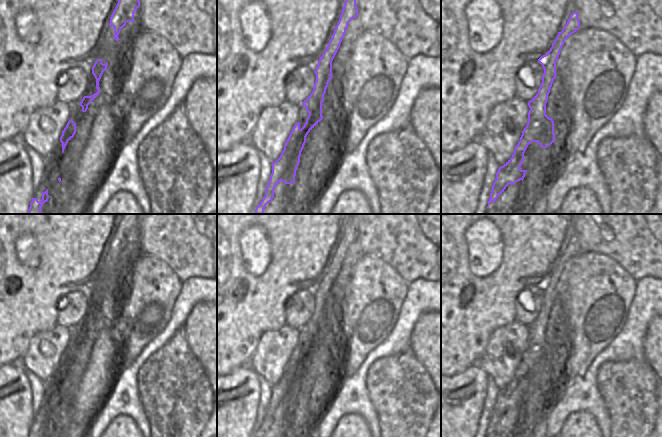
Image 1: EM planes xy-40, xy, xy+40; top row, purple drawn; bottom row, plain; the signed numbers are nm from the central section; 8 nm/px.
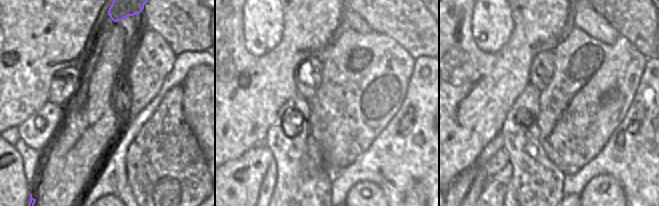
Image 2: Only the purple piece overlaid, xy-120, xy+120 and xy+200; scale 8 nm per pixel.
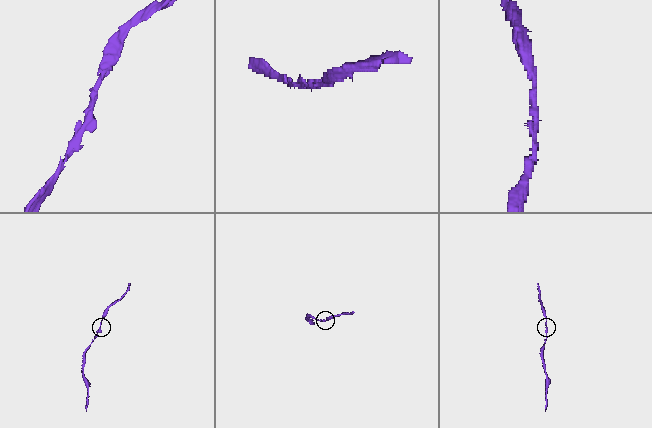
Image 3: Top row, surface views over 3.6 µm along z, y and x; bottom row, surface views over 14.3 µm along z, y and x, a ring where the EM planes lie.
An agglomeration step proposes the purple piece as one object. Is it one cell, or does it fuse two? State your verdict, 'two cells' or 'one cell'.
one cell

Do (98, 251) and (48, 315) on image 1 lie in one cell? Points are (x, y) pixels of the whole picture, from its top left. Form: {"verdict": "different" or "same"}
{"verdict": "same"}

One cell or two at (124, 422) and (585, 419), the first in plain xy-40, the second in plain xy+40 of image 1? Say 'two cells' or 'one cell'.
one cell

